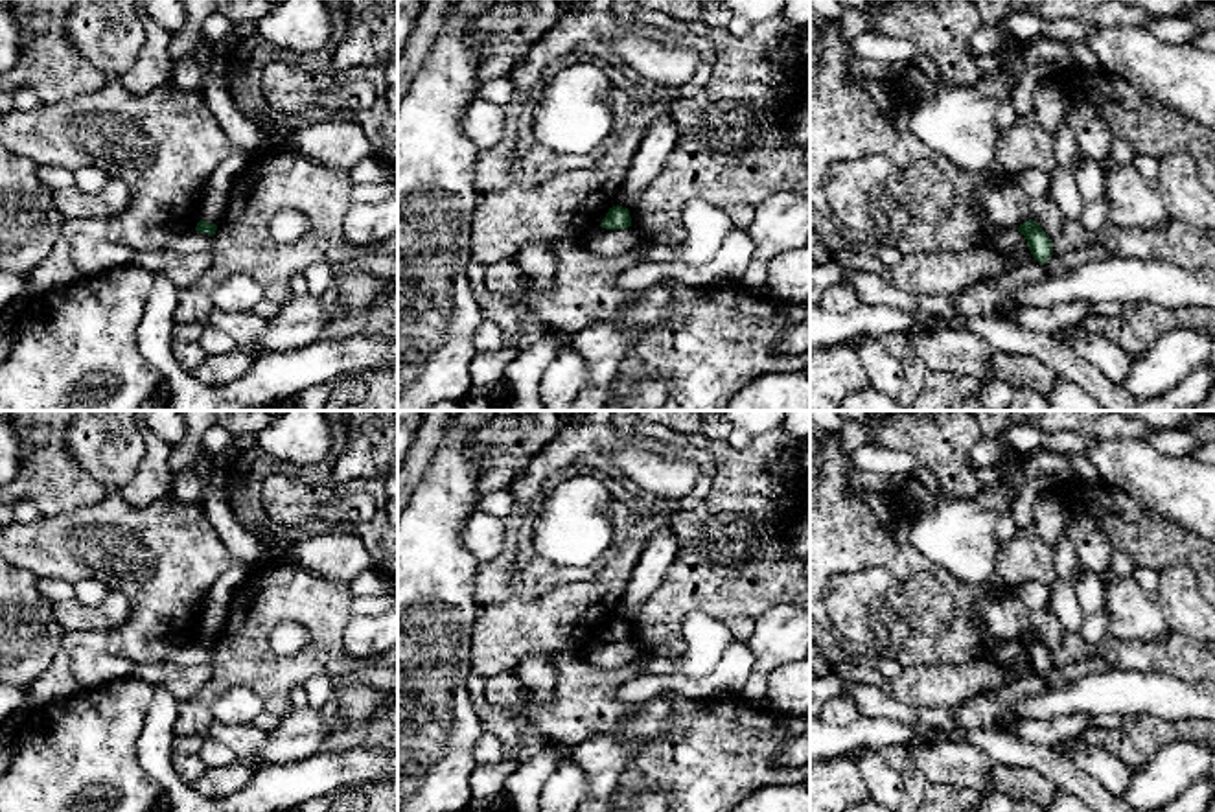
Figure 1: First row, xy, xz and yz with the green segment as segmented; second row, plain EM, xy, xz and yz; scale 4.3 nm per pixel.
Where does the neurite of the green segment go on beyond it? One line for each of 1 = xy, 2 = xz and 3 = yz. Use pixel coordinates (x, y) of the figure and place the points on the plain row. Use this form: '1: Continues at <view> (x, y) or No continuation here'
1: No continuation here
2: No continuation here
3: No continuation here

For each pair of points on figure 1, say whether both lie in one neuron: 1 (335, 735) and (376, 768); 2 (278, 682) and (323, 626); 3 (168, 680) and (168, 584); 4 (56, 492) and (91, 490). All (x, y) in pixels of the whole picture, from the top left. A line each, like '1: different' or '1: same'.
1: different
2: same
3: different
4: same

